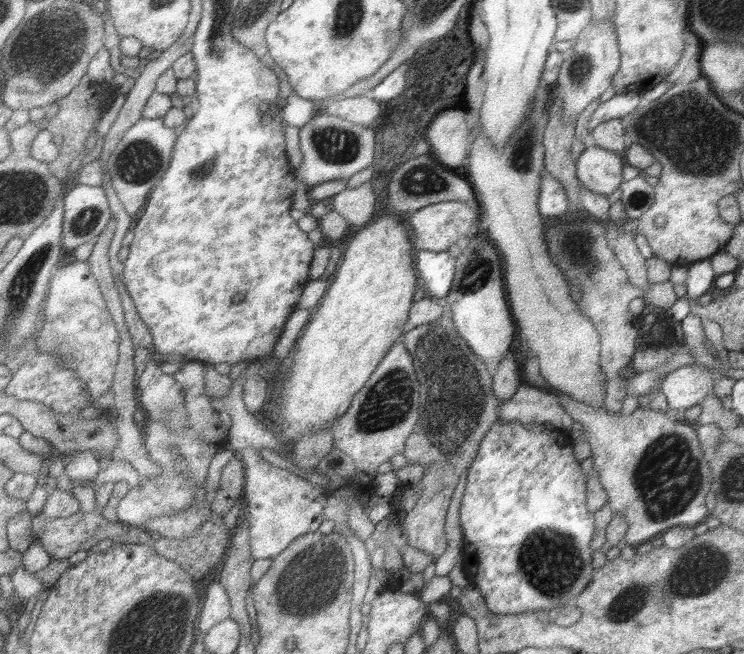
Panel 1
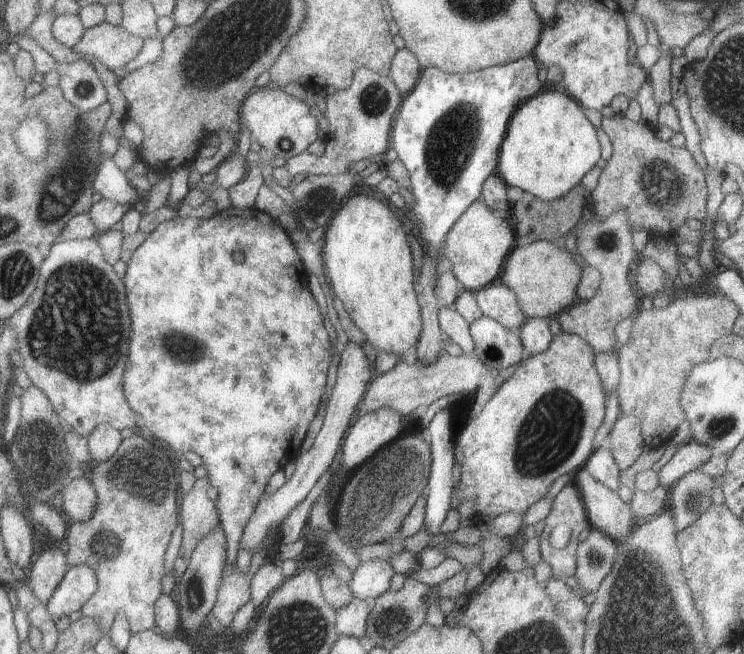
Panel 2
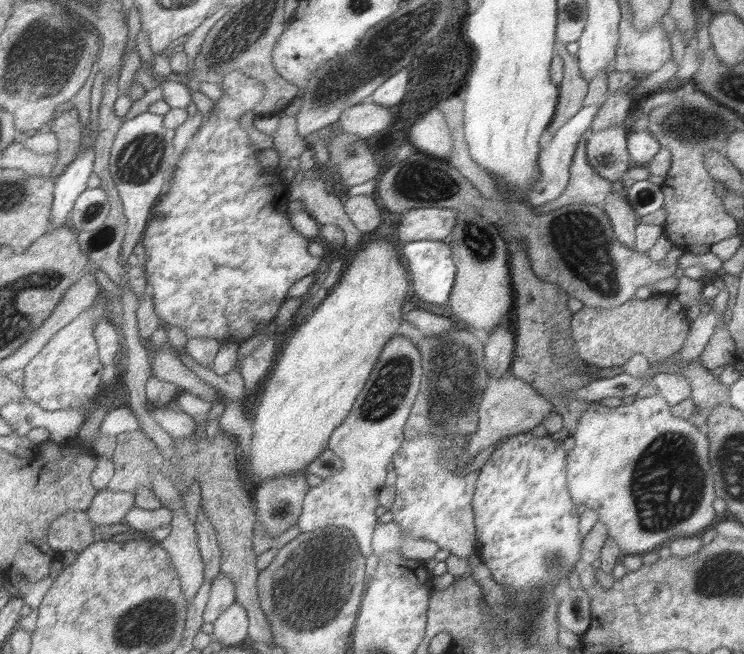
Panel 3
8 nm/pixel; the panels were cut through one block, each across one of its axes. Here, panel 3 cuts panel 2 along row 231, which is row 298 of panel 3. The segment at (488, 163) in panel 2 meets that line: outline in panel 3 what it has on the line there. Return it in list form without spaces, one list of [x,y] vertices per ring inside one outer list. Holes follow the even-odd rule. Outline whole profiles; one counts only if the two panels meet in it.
[[[413,240],[413,242],[403,242],[399,250],[401,250],[399,252],[401,264],[411,276],[411,290],[415,294],[413,296],[415,302],[421,300],[431,304],[447,304],[457,274],[457,268],[451,260],[449,244],[443,244],[441,240]]]

